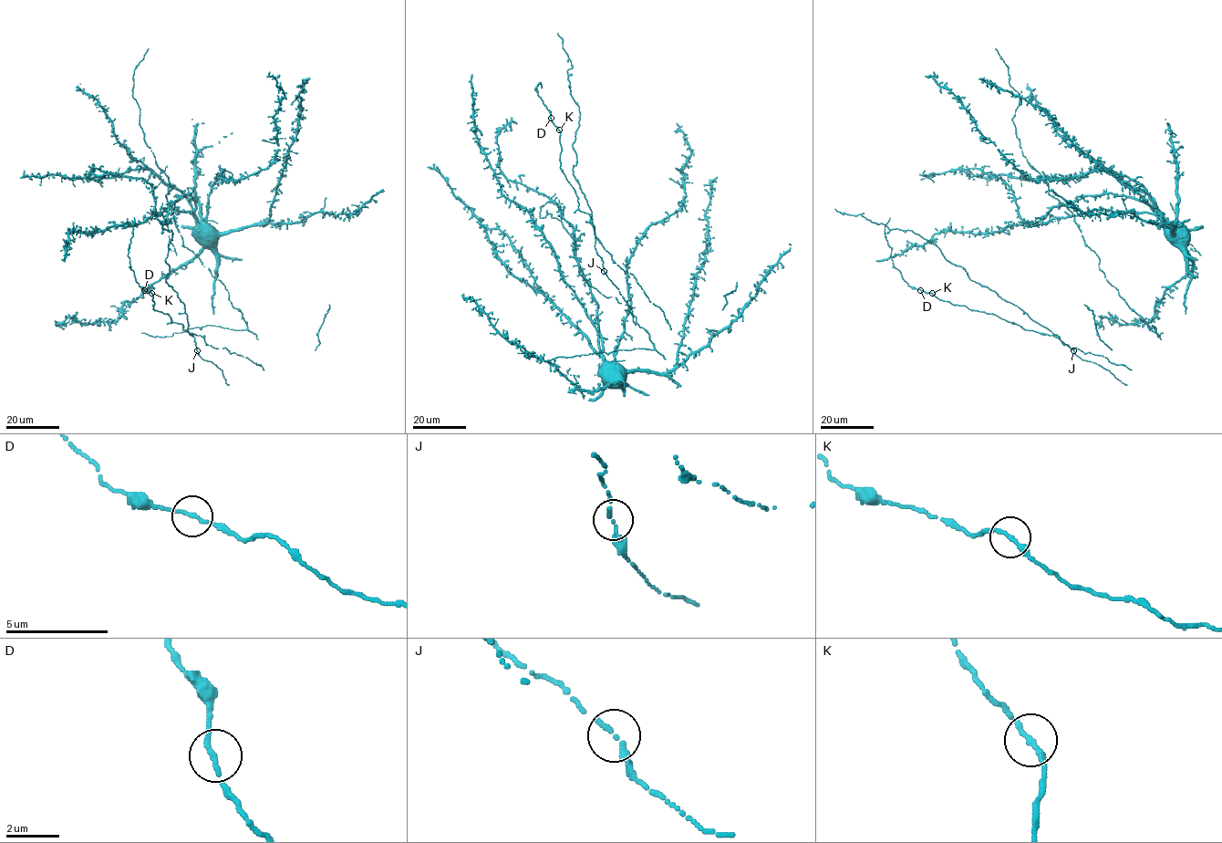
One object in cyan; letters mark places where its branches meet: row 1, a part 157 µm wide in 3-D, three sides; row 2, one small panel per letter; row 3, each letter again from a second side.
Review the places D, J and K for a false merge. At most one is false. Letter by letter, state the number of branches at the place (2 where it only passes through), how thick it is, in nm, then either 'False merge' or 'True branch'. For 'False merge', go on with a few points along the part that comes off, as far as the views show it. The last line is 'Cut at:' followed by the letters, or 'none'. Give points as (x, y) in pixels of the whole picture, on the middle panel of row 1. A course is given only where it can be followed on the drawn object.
D: Branches: 2. Thickness 180 nm. True branch
J: Branches: 2. Thickness 200 nm. True branch
K: Branches: 2. Thickness 200 nm. True branch
Cut at: none

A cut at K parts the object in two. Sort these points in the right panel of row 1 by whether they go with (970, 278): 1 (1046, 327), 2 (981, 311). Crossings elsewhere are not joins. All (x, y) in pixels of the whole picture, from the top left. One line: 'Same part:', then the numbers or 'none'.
Same part: 1

